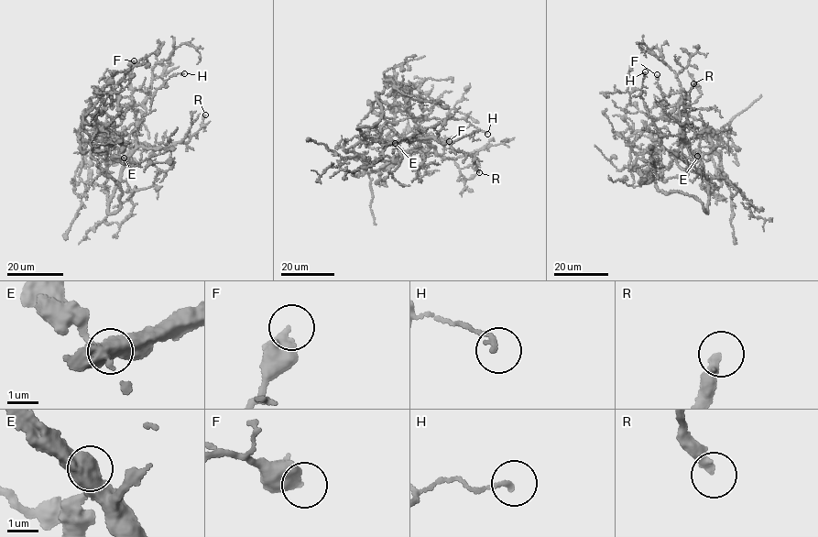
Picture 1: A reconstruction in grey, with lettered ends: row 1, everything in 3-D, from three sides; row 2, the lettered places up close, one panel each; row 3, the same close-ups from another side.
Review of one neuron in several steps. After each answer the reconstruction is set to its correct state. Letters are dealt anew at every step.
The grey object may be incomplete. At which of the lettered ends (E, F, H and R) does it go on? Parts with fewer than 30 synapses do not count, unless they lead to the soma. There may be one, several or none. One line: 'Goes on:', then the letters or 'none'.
Goes on: none

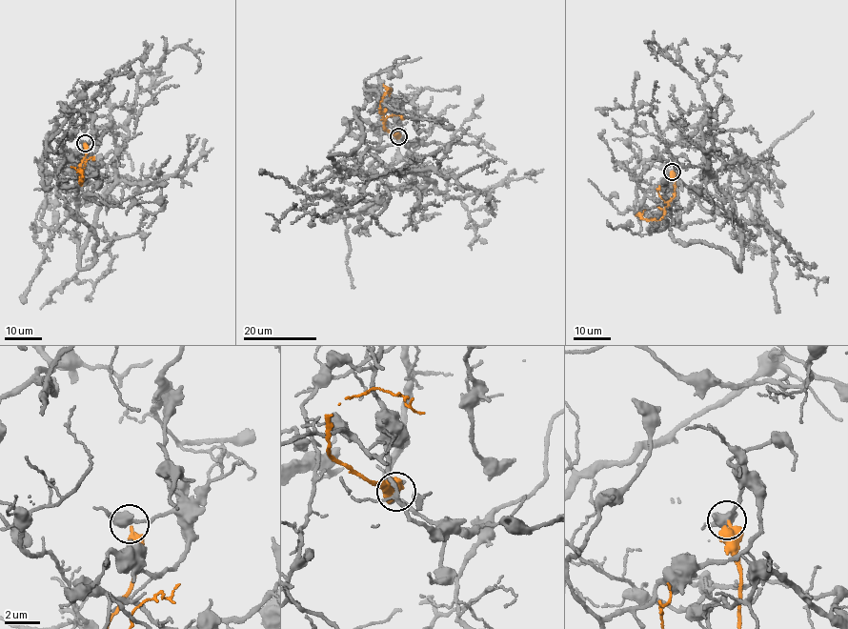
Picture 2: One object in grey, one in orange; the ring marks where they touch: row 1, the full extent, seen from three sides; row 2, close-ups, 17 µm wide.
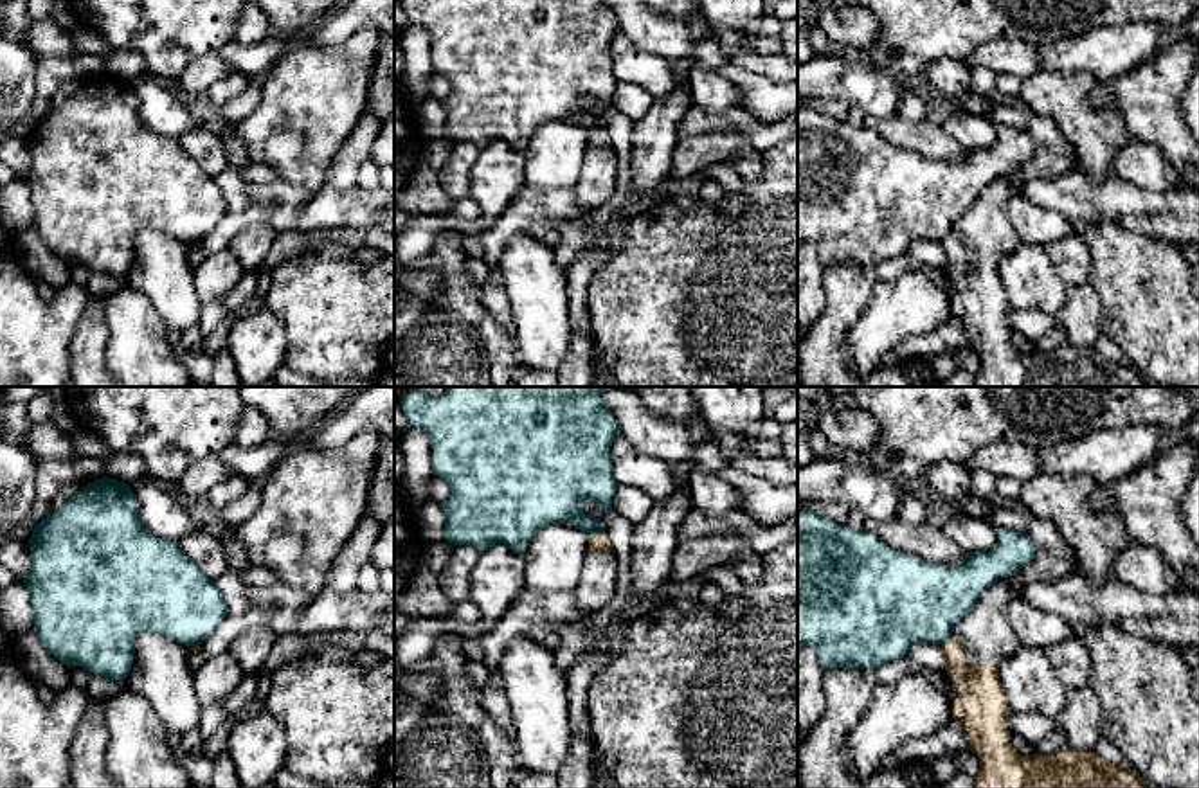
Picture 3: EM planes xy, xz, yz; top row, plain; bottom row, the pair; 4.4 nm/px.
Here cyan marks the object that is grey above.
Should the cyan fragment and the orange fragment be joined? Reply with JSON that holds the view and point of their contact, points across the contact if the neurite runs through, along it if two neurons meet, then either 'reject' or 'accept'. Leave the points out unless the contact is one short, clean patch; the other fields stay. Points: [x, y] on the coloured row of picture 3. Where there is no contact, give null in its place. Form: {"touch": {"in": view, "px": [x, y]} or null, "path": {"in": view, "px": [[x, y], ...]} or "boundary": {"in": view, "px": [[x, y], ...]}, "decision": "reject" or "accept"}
{"touch": {"in": "xz", "px": [596, 531]}, "boundary": {"in": "xz", "px": [[604, 531], [596, 531], [591, 537]]}, "decision": "reject"}

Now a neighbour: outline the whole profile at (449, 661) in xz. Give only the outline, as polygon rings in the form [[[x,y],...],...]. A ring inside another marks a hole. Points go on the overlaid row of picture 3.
[[[445,633],[434,651],[419,664],[405,671],[437,673],[445,680],[445,693],[434,702],[421,702],[394,687],[394,788],[401,788],[398,761],[409,730],[430,712],[452,712],[470,730],[464,734],[477,745],[479,756],[488,768],[491,788],[513,788],[513,770],[518,765],[511,732],[502,730],[482,709],[481,687],[466,676],[468,657],[461,637]]]

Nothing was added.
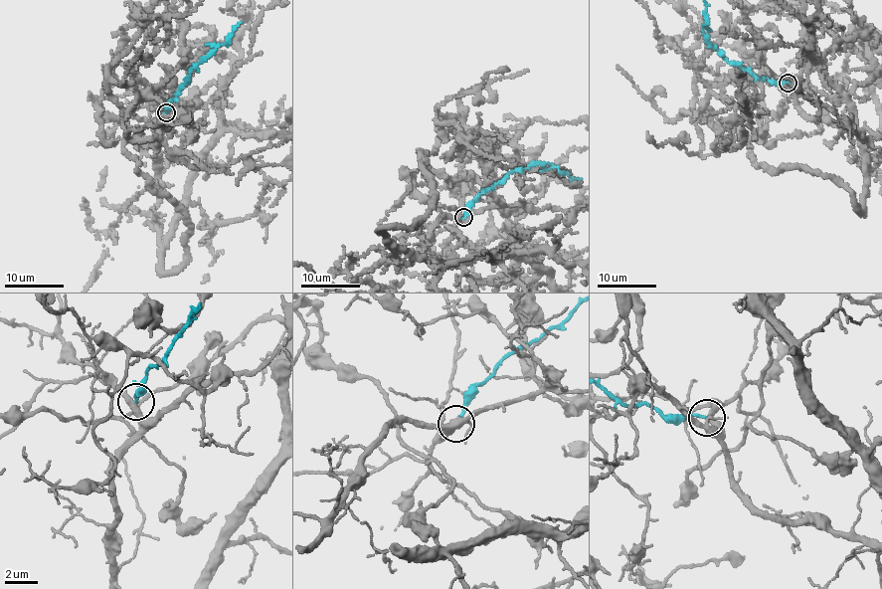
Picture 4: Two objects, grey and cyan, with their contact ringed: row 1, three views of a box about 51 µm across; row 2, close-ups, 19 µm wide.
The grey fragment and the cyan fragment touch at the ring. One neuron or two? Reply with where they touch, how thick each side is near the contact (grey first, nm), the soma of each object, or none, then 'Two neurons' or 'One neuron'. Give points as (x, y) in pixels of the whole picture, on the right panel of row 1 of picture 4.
Place: (788, 83). Thickness 340 nm (grey) against 200 nm. Soma of grey: none. Soma of cyan: none. Two neurons

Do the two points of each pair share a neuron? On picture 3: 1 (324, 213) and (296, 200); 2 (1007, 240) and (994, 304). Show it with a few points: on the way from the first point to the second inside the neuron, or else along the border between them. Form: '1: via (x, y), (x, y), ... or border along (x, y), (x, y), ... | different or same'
1: via (317, 211), (303, 207) | same
2: via (991, 256), (989, 288) | same

